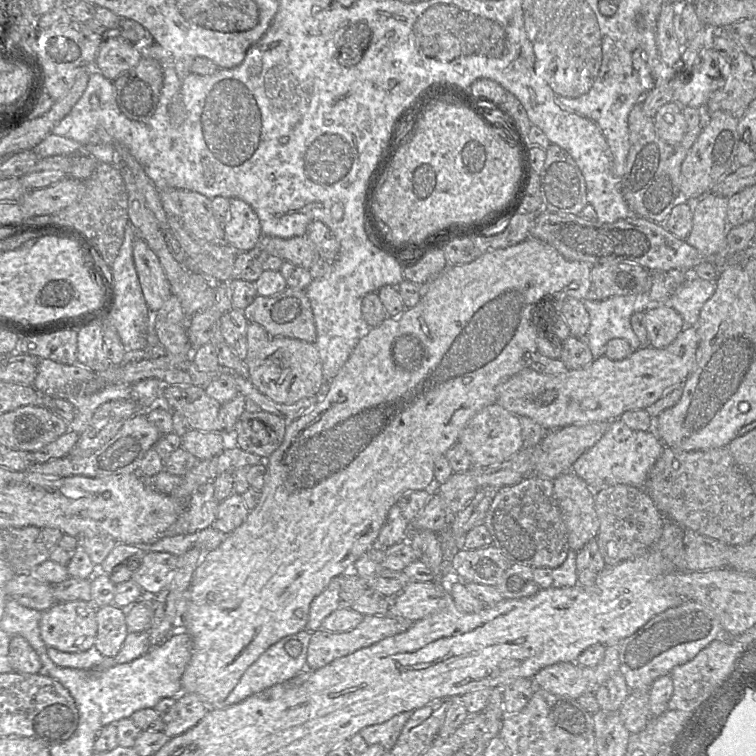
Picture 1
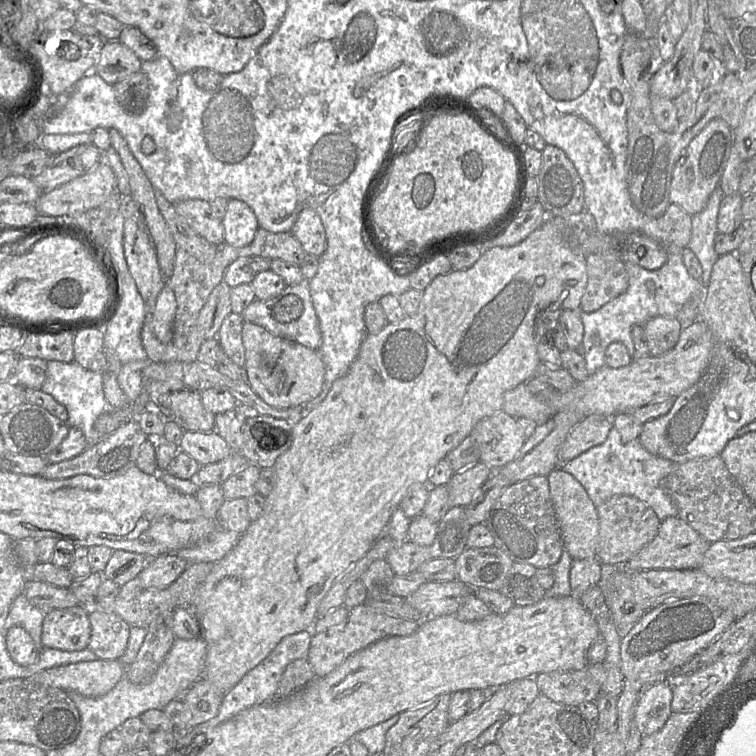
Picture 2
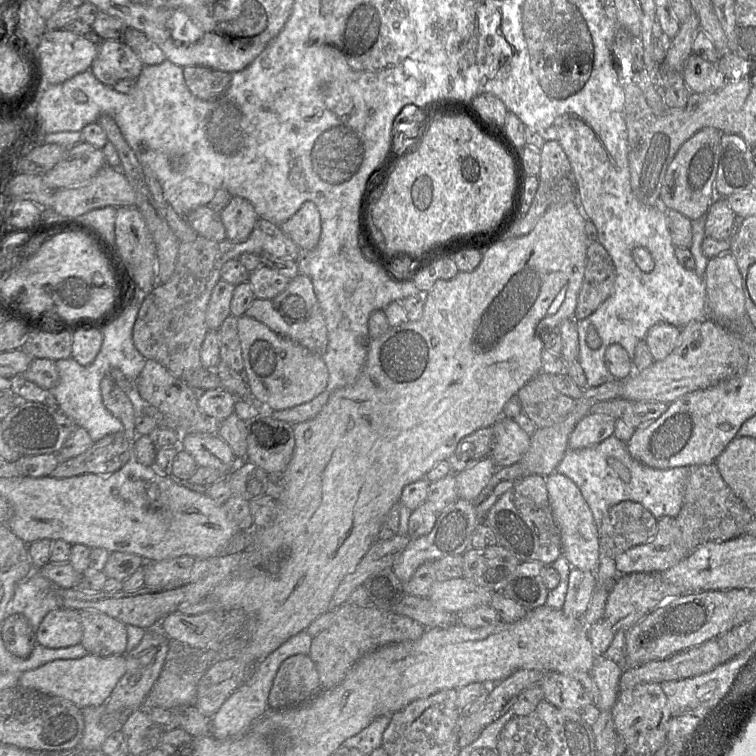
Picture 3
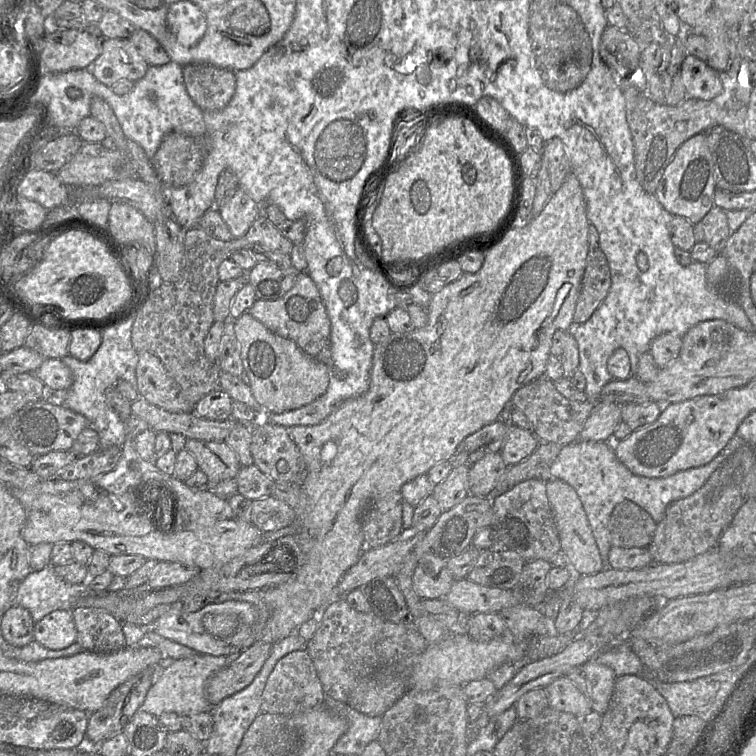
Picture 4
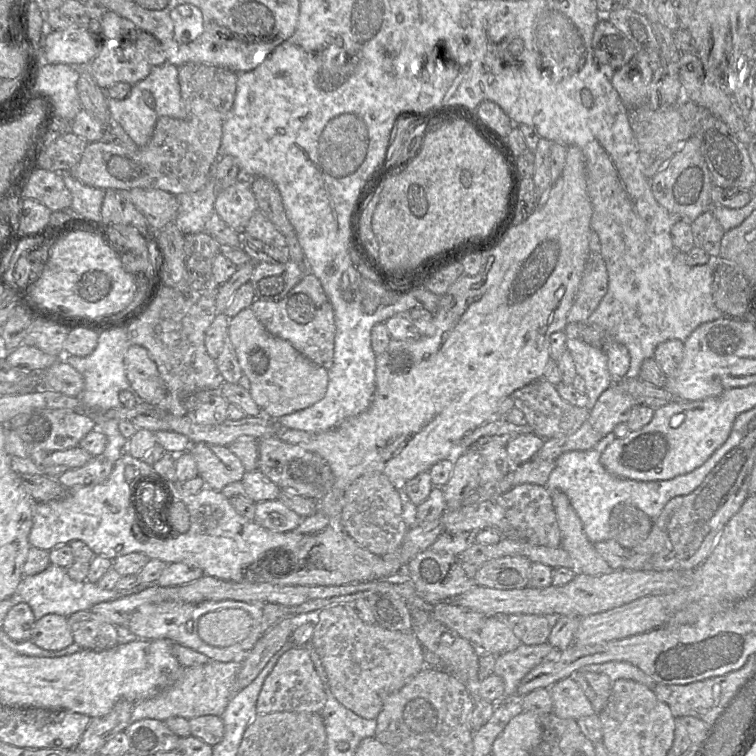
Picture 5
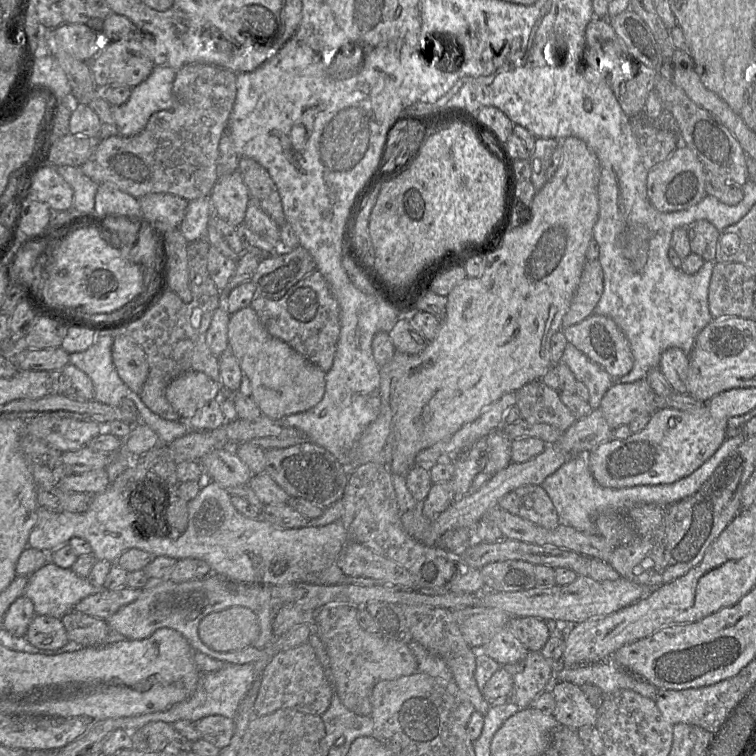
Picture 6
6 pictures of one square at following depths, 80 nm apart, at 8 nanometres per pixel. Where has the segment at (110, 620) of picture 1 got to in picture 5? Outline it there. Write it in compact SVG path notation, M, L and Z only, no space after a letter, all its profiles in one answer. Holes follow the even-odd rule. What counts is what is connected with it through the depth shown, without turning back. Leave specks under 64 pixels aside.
M91 610L77 611L67 617L73 641L82 649L106 650L118 644L116 625Z

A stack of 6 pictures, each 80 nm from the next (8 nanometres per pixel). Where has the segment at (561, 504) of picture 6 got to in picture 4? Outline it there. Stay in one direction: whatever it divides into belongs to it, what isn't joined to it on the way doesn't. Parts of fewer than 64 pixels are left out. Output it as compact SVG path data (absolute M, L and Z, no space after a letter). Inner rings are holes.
M735 435L717 456L703 466L679 471L667 477L648 478L633 474L617 459L613 442L577 440L561 448L547 474L548 478L563 480L575 489L587 514L605 569L612 569L608 561L609 550L612 547L608 524L611 513L618 504L625 500L634 502L659 523L672 502L688 497L701 488L711 474L745 444L743 438Z

